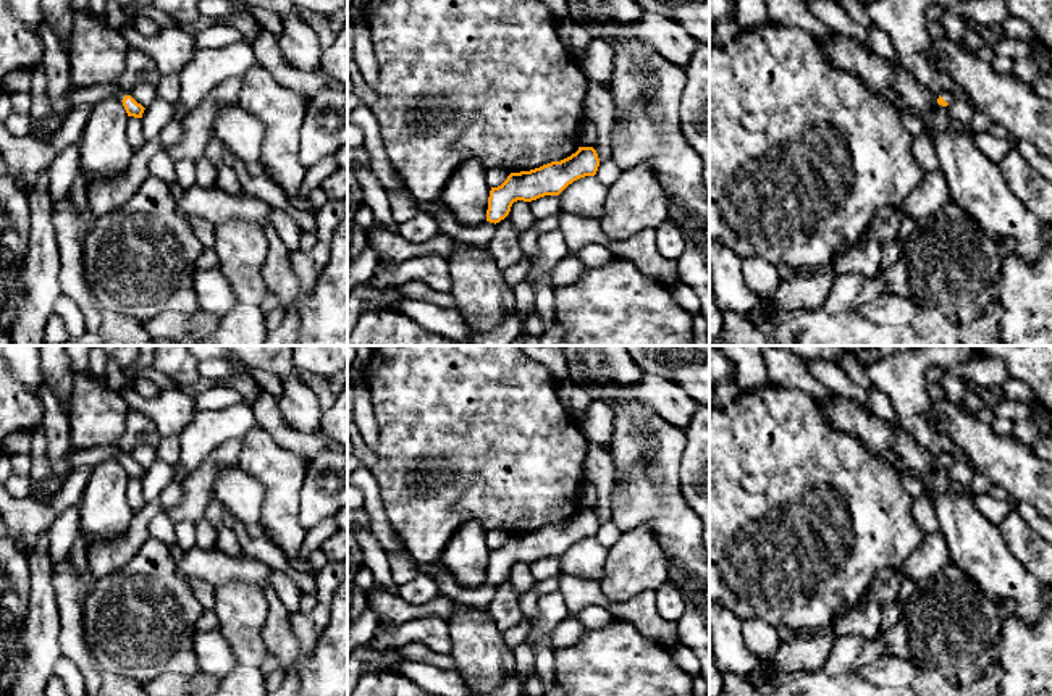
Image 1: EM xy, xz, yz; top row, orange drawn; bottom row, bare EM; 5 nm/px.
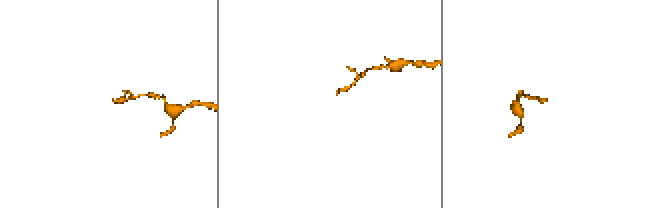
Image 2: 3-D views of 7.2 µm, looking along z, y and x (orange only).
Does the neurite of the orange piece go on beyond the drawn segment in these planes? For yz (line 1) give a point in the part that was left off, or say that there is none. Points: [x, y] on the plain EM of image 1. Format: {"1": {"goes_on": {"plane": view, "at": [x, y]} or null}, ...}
{"1": {"goes_on": {"plane": "yz", "at": [946, 457]}}}

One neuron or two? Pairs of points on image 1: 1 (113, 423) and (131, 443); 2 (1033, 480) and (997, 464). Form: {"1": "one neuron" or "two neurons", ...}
{"1": "two neurons", "2": "one neuron"}

